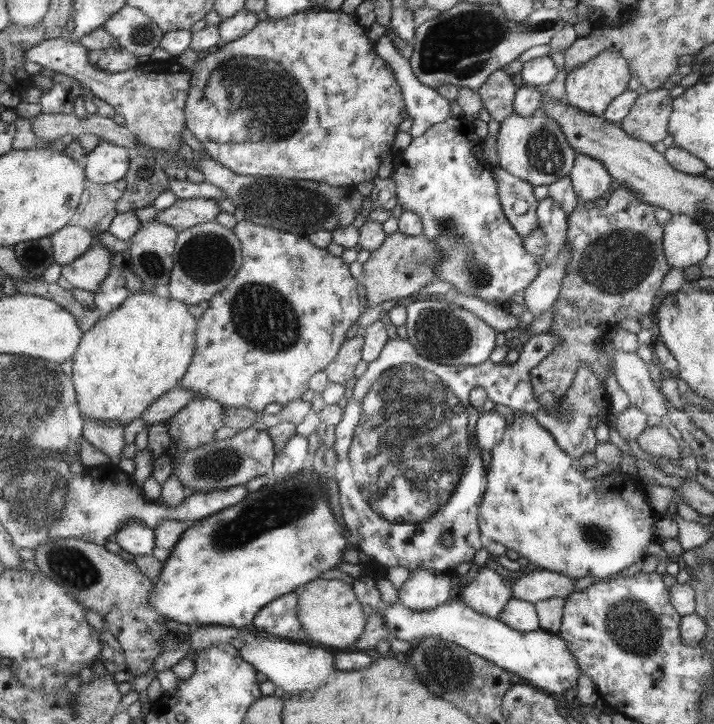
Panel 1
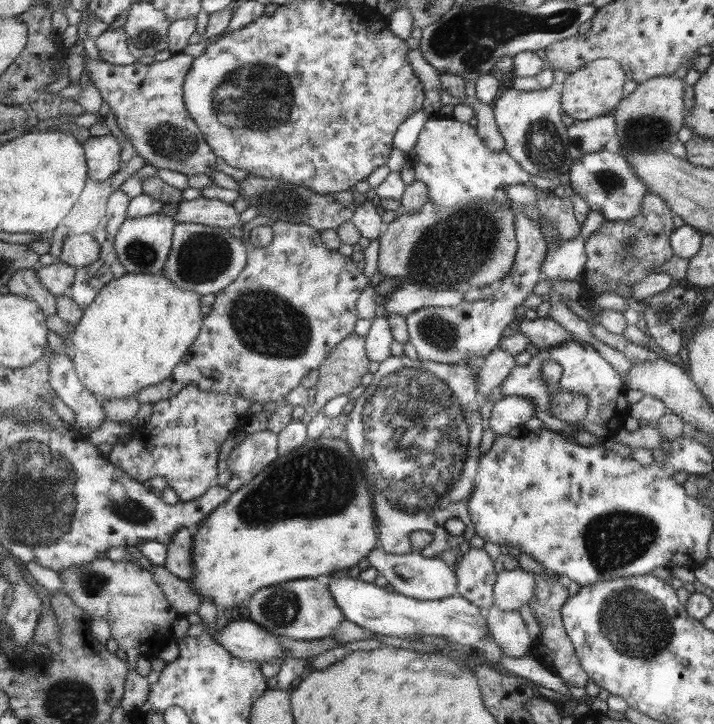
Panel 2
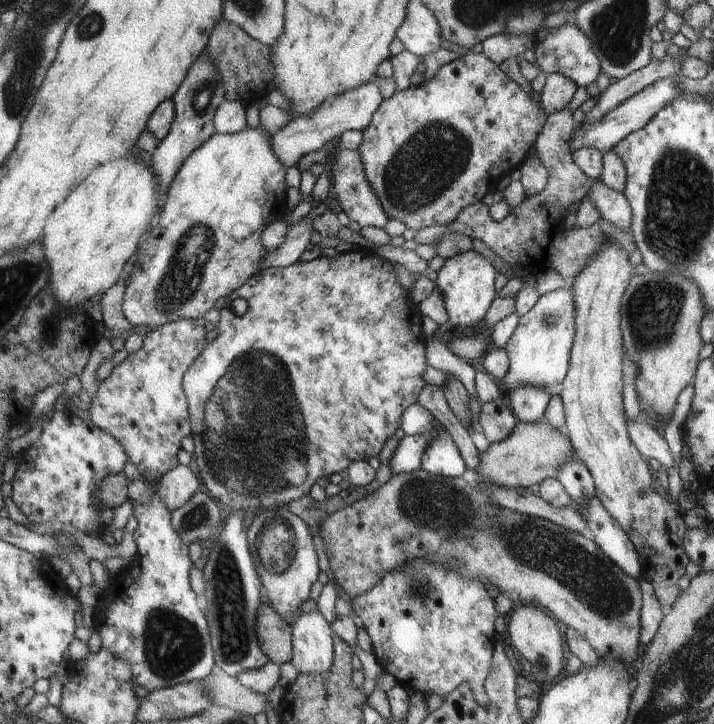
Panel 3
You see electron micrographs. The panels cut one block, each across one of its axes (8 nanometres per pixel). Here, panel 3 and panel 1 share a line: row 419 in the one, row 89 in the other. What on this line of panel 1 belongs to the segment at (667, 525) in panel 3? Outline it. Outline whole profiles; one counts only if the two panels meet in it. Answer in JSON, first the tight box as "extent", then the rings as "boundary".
{"extent":[563,52,631,118],"boundary":[[[601,52],[599,56],[595,56],[593,60],[589,60],[581,68],[565,76],[565,98],[563,100],[567,106],[579,110],[581,114],[601,118],[601,114],[609,110],[609,104],[613,104],[613,100],[617,100],[617,96],[625,92],[627,80],[631,78],[629,74],[631,74],[629,64],[623,56],[619,56],[617,52]]]}

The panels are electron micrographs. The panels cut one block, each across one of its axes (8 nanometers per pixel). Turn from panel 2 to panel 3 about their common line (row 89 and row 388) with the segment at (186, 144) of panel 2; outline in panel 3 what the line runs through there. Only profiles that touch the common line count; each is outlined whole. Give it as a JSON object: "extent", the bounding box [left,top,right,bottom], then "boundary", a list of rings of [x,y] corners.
{"extent":[87,320,209,478],"boundary":[[[177,320],[169,322],[167,326],[155,328],[145,336],[145,346],[119,362],[117,368],[99,384],[97,392],[89,394],[87,420],[121,440],[129,452],[129,460],[145,478],[161,474],[165,476],[171,468],[175,468],[179,464],[177,452],[181,450],[181,440],[185,436],[193,436],[189,398],[185,394],[185,376],[189,374],[189,368],[193,368],[197,356],[201,356],[201,352],[205,352],[209,344],[205,340],[205,334],[207,330],[199,320]]]}

